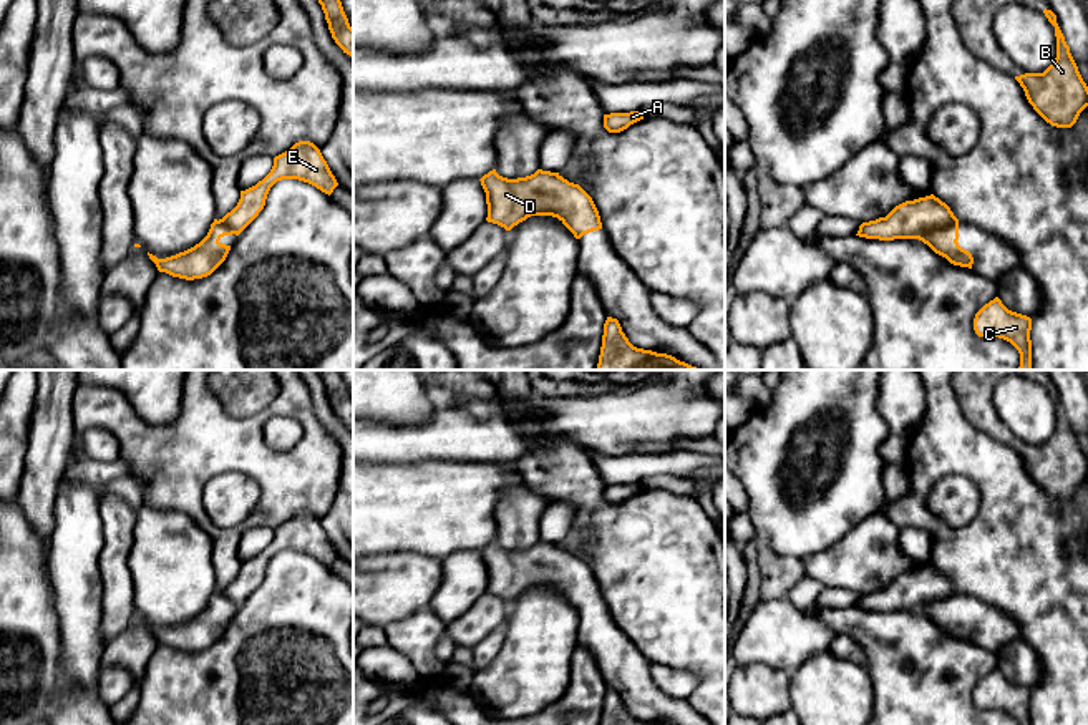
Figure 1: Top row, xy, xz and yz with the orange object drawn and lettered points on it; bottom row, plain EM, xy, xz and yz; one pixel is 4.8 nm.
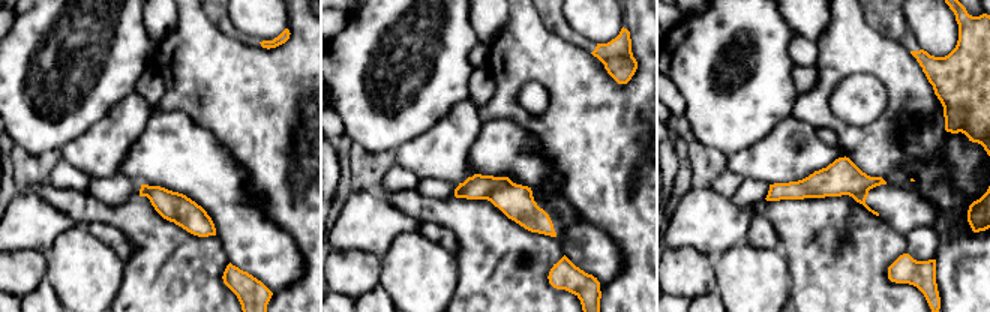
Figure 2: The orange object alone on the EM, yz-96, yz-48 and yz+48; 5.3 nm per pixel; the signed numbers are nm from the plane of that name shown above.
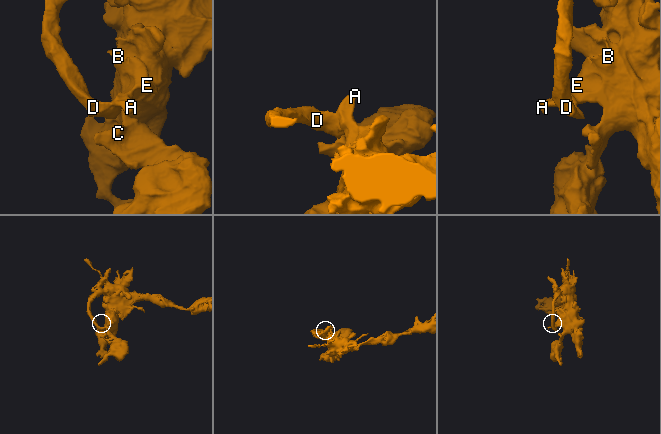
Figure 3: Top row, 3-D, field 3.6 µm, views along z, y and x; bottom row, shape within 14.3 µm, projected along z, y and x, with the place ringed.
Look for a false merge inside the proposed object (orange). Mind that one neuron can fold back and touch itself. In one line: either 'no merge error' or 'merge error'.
no merge error

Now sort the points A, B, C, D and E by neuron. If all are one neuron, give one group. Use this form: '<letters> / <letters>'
A B C D E

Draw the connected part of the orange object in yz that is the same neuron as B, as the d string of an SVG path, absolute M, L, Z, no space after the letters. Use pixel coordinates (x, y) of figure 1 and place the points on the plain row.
M1043 382L1055 398L1056 430L1043 445L1015 448L1033 481L1052 498L1071 499L1088 478L1088 458L1052 382Z

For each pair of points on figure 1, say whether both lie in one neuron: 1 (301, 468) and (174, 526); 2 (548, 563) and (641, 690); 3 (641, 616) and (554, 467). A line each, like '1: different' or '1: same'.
1: different
2: same
3: same

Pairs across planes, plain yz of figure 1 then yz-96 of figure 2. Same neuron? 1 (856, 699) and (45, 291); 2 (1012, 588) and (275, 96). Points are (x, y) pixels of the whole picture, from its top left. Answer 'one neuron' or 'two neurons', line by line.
1: two neurons
2: one neuron

